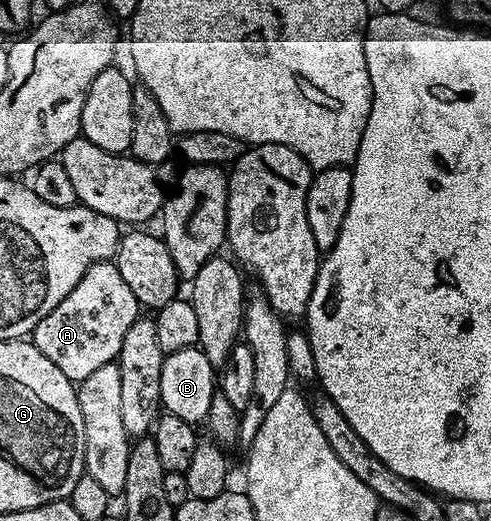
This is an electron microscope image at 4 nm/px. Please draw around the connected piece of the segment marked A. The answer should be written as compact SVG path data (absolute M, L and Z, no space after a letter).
M100 261L92 264L74 290L42 318L30 338L69 381L79 384L99 366L111 364L119 357L126 332L140 318L138 311L140 305L115 263Z

